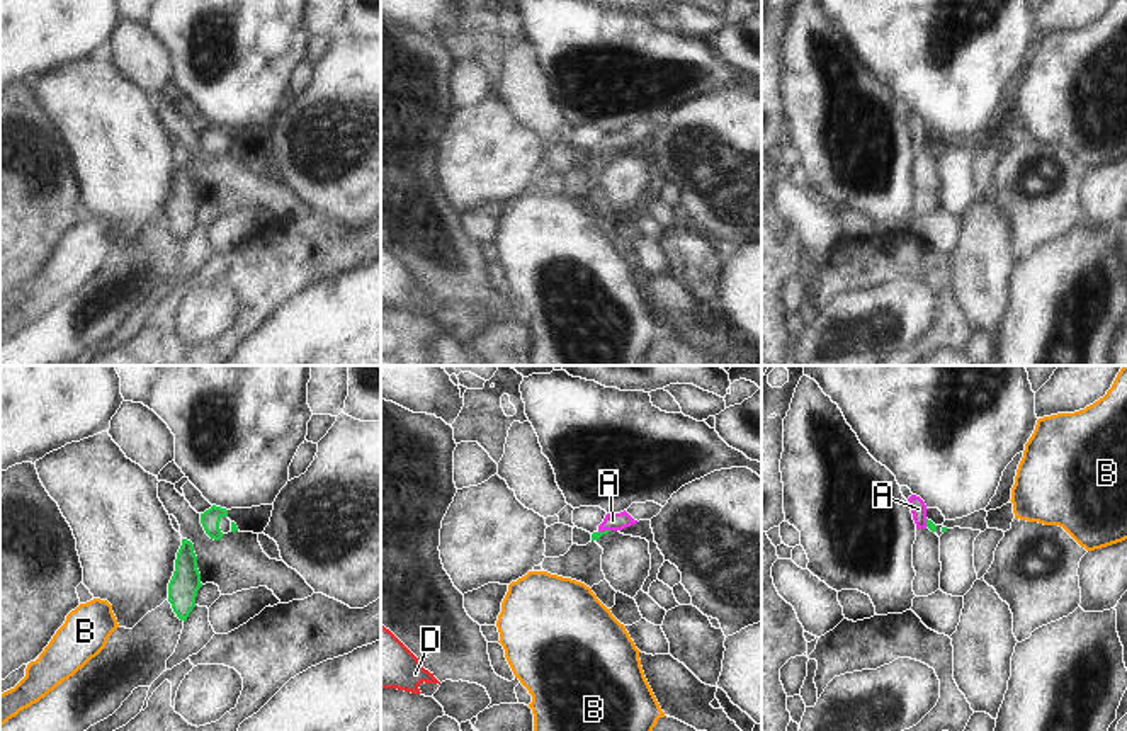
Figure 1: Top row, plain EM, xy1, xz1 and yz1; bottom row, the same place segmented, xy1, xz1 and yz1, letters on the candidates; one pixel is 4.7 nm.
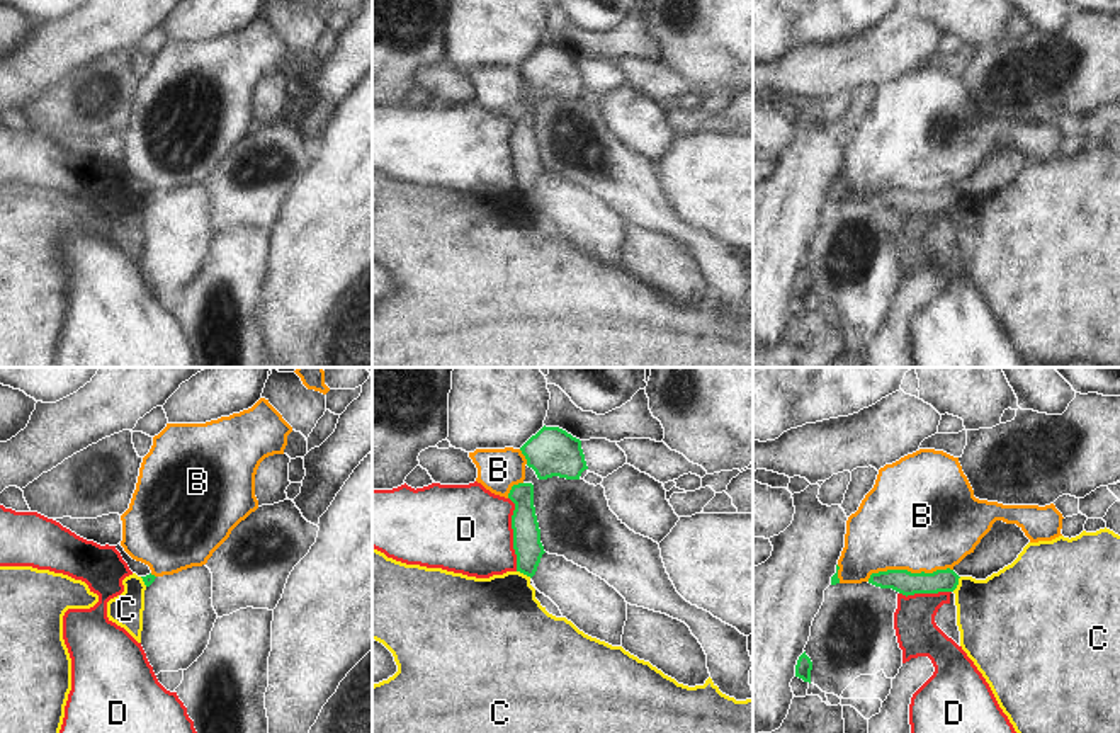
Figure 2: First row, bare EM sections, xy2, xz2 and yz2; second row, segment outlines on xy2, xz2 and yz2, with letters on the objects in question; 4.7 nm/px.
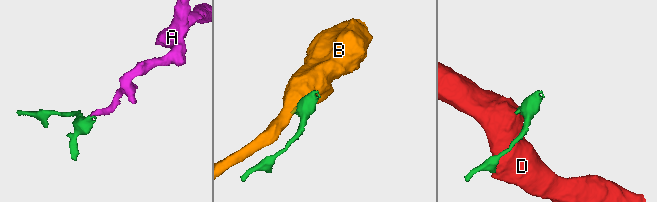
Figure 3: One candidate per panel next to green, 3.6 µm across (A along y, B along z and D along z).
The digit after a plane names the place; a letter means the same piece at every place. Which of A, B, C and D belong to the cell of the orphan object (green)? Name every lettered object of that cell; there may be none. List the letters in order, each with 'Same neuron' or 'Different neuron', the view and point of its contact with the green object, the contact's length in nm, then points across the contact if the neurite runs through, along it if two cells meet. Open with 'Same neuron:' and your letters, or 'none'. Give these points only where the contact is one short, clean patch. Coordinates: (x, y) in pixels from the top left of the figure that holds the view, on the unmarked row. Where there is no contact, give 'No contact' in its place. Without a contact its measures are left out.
Same neuron: A
A: Same neuron. Touches green at xz1 (604, 150). Shared border 60 nm. Path across: xz1 (595, 155), (604, 150), (612, 140)
B: Different neuron. Touches green at yz2 (908, 191). Shared border 420 nm
C: Different neuron. Touches green at yz2 (957, 203). Shared border 80 nm. Boundary: yz2 (961, 196), (952, 210)
D: Different neuron. Touches green at xz2 (514, 153). Shared border 360 nm. Boundary: xz2 (509, 116), (514, 123), (512, 167), (517, 189)

